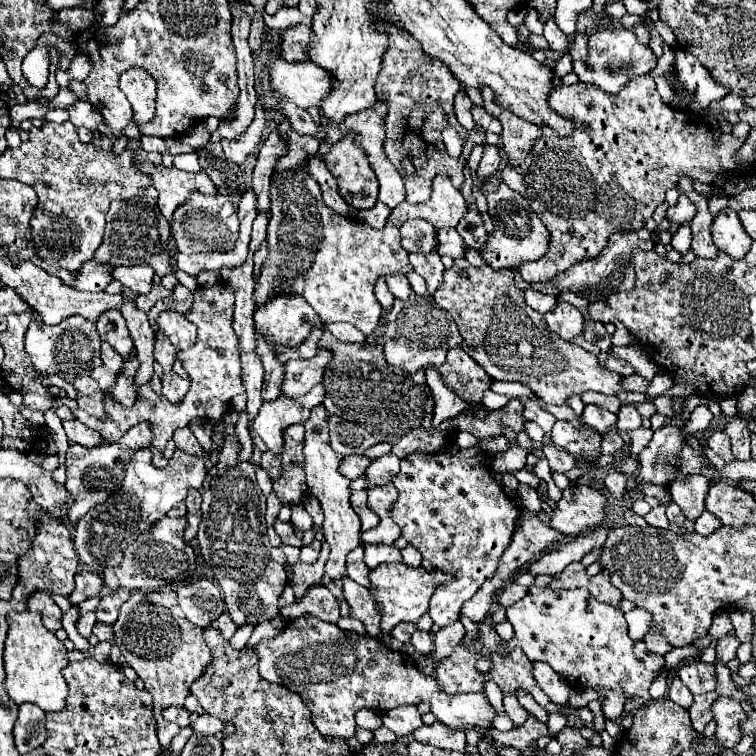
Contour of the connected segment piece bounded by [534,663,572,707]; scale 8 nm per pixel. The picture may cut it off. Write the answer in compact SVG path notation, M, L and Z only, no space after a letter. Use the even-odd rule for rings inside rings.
M534 663L534 679L542 687L542 691L550 697L552 703L564 705L564 707L568 705L572 687L548 663Z

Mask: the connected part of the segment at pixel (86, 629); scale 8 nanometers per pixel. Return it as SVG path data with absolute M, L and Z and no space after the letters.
M84 613L84 615L78 619L78 633L88 639L88 637L92 635L94 623L96 623L96 615L94 615L94 613Z

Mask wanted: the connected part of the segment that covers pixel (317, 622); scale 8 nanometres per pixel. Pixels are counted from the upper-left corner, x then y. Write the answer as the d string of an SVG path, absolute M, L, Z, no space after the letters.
M300 615L290 621L284 631L272 639L264 639L256 645L256 653L260 659L260 675L270 683L280 683L290 691L298 693L304 705L312 711L312 723L322 735L330 737L344 737L350 739L356 731L354 713L358 709L372 709L376 713L400 707L400 705L416 705L428 703L432 713L438 717L440 723L452 729L472 729L472 727L490 727L494 719L494 709L490 707L484 693L456 693L446 695L434 677L424 675L416 669L414 659L400 655L398 651L390 651L370 635L358 635L352 631L340 629L336 623L326 623L312 615Z

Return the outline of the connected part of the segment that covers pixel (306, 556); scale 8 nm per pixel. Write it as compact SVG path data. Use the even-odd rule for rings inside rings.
M314 541L310 547L300 549L300 561L304 563L316 563L320 557L320 541Z

